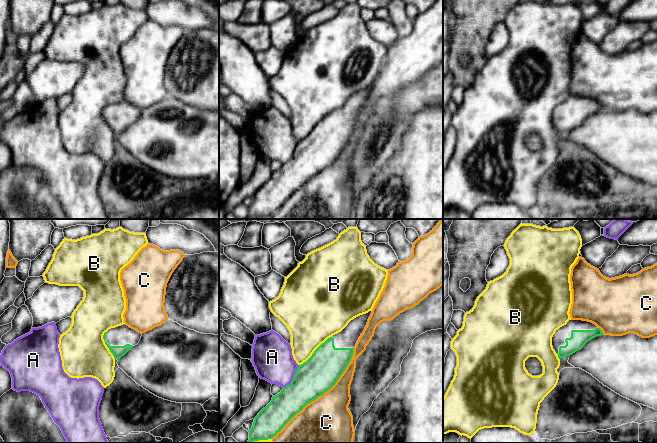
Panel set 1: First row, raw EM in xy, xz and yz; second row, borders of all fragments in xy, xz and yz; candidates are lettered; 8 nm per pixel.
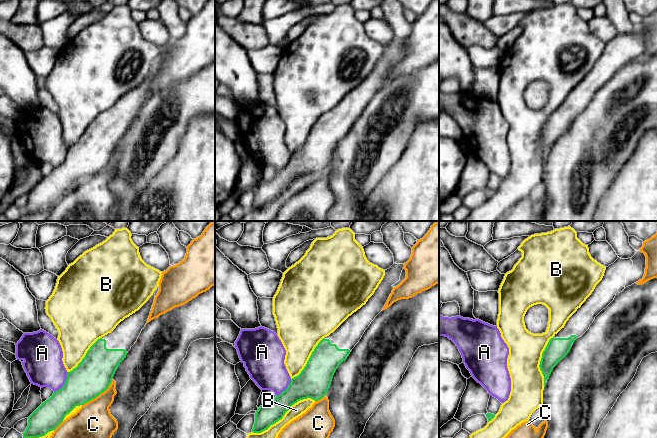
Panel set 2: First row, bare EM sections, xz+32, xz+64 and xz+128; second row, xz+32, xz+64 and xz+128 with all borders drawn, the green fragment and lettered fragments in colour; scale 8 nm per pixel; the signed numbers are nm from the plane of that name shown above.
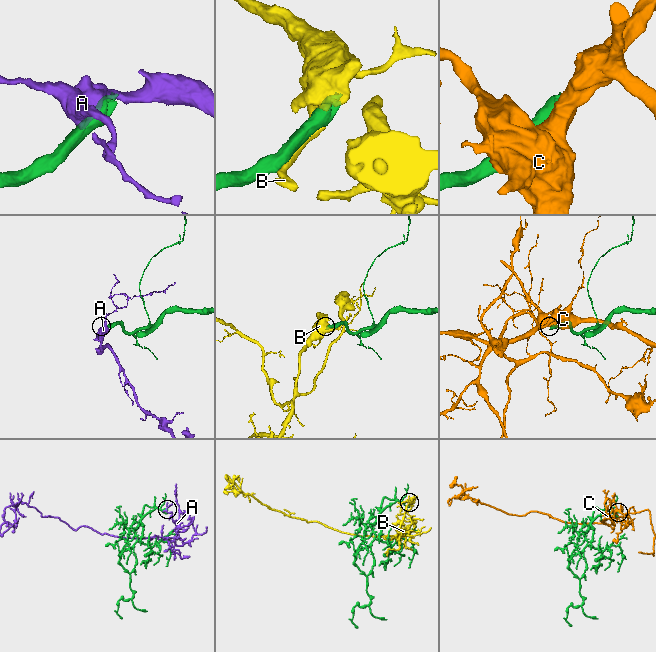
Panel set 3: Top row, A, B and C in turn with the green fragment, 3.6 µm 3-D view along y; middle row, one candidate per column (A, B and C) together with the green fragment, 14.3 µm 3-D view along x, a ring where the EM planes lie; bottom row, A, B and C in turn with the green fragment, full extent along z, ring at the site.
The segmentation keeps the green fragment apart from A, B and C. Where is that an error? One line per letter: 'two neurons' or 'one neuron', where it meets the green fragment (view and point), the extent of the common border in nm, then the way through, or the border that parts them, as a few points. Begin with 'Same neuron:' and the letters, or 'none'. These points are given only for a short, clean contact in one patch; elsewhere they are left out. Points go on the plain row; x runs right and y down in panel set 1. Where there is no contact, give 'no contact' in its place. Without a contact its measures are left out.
Same neuron: none
A: two neurons; contact xz (293, 153); length 240 nm; border xz (299, 141), (293, 155), (283, 164)
B: two neurons; contact xz (314, 127); length 360 nm
C: two neurons; contact xz (320, 171); length 1000 nm

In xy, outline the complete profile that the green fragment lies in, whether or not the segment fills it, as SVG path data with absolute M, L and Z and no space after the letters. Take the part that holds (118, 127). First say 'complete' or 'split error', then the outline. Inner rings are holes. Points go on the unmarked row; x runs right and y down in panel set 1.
split error | M123 100L109 105L104 109L103 115L114 134L118 136L139 119L141 112L141 109Z

